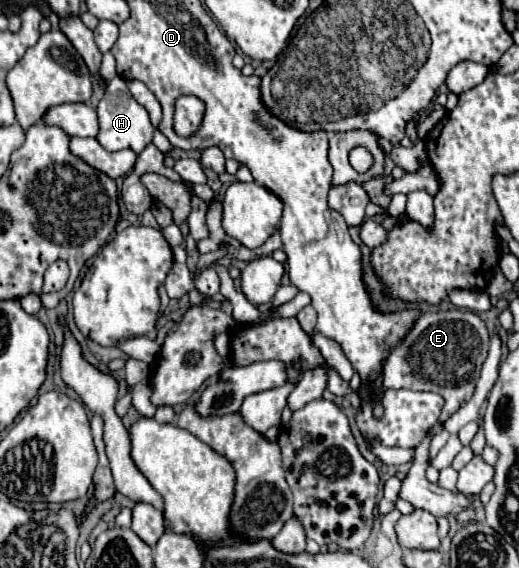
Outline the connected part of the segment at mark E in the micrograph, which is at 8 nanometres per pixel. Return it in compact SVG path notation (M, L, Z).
M464 309L424 313L410 335L398 345L384 365L382 389L412 389L412 391L434 391L446 399L440 423L444 423L452 413L470 401L478 373L486 359L490 345L490 335L484 321Z

